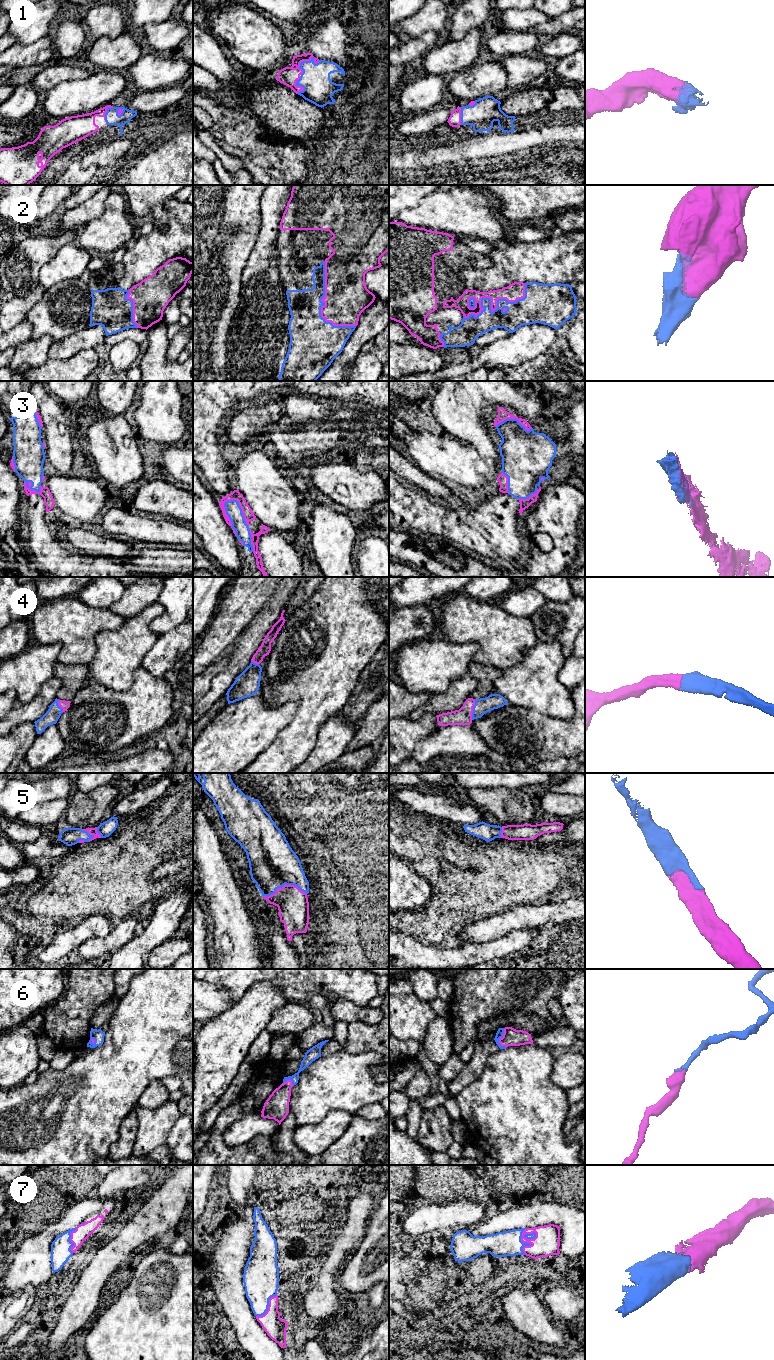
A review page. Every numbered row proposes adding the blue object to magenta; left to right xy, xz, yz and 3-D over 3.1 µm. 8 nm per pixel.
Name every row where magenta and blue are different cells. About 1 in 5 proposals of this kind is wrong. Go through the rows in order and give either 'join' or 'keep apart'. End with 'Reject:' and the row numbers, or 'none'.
1: join
2: join
3: join
4: join
5: join
6: join
7: join
Reject: none

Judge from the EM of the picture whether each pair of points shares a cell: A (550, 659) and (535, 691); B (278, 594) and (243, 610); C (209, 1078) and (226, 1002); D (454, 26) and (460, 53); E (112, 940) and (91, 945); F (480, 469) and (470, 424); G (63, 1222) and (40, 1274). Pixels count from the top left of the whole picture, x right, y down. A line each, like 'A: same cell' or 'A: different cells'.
A: same cell
B: different cells
C: different cells
D: different cells
E: same cell
F: different cells
G: same cell

